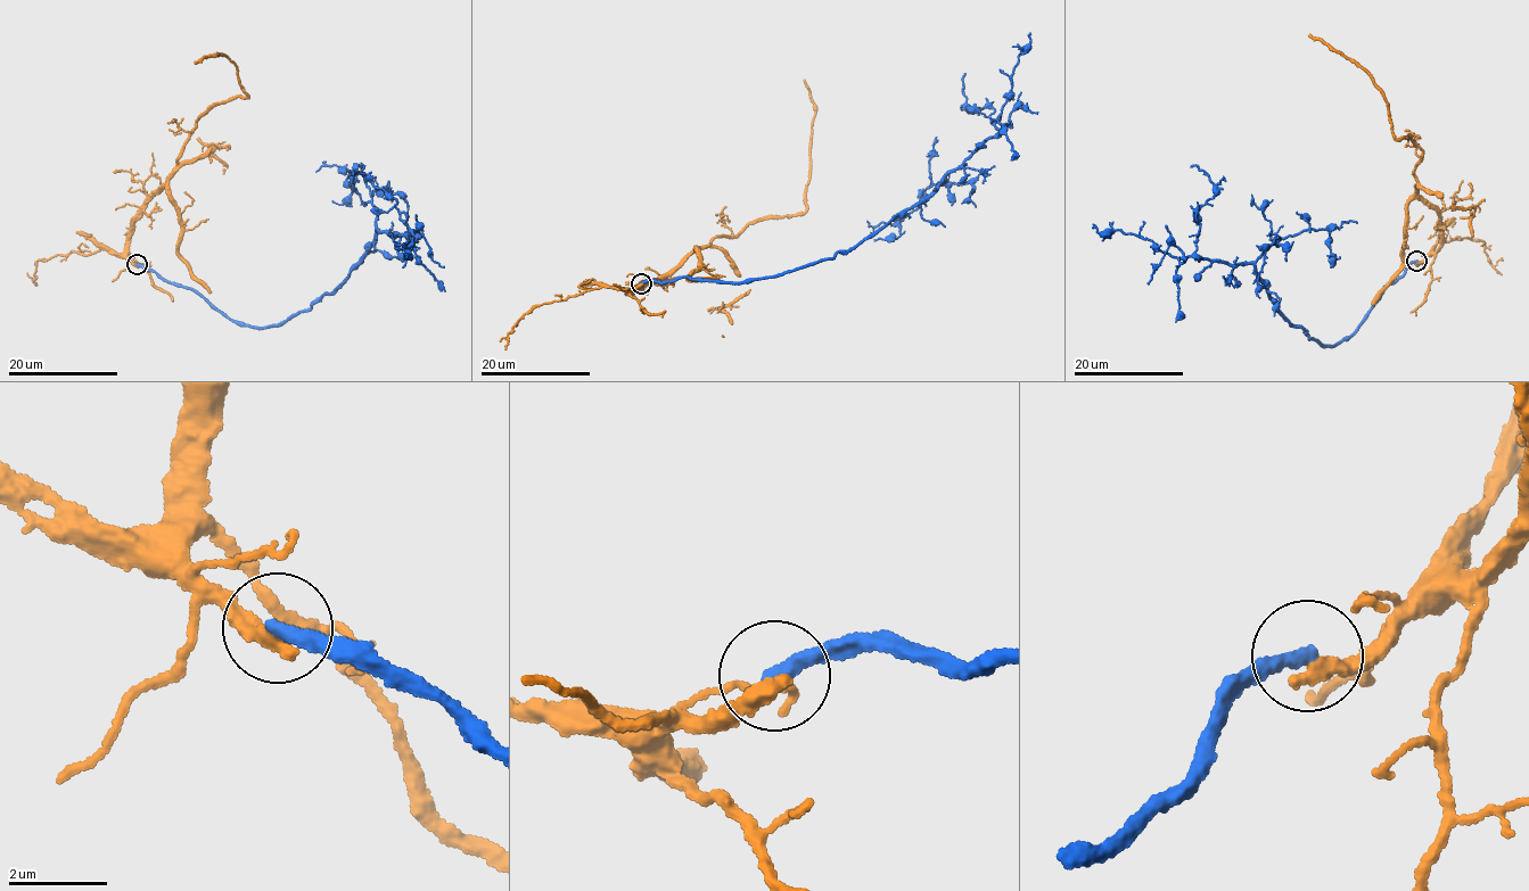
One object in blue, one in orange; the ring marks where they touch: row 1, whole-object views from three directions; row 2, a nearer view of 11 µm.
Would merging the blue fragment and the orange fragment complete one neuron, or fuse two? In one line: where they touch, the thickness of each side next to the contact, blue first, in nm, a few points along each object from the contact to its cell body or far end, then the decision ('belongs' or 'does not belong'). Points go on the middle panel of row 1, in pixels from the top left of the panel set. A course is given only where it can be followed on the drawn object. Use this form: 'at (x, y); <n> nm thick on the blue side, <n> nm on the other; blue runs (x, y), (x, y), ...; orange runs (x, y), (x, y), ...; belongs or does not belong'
at (641, 283); 320 nm thick on the blue side, 360 nm on the other; blue runs (640, 283), (680, 278), (744, 282), (853, 249), (925, 198), (1003, 126), (997, 118), (1029, 32); orange runs (640, 283), (630, 293), (639, 282), (671, 272), (715, 236), (800, 215), (806, 207), (814, 110), (804, 79); does not belong

